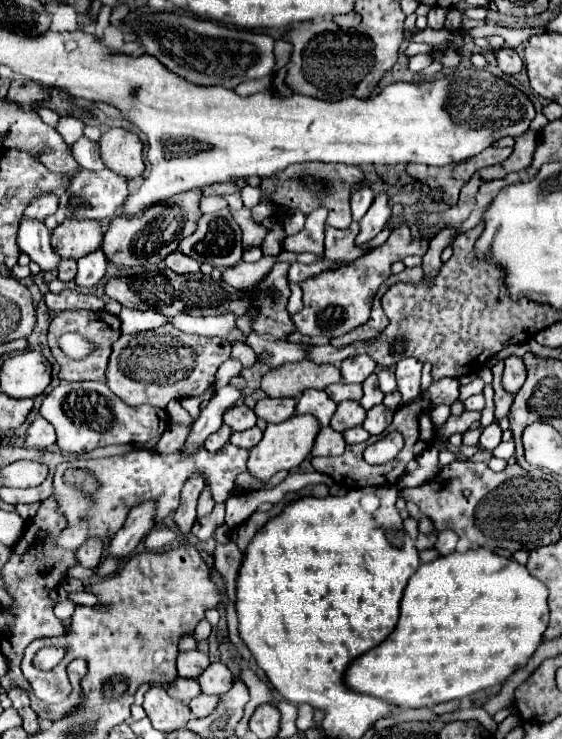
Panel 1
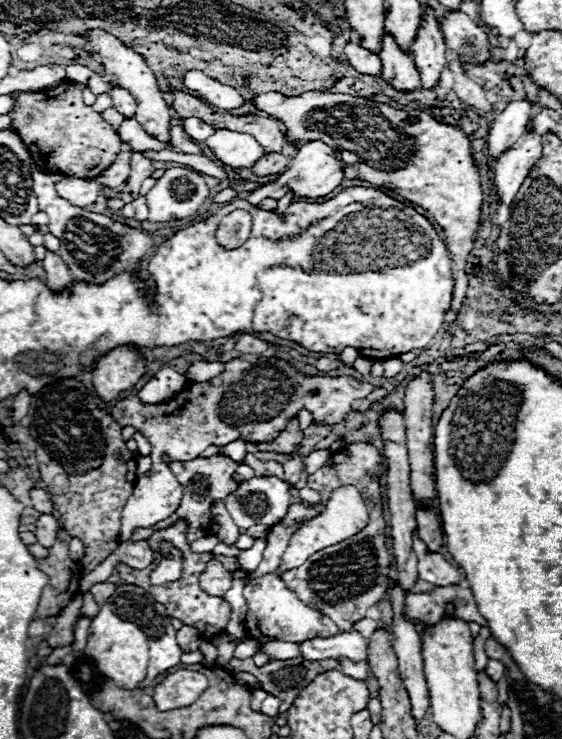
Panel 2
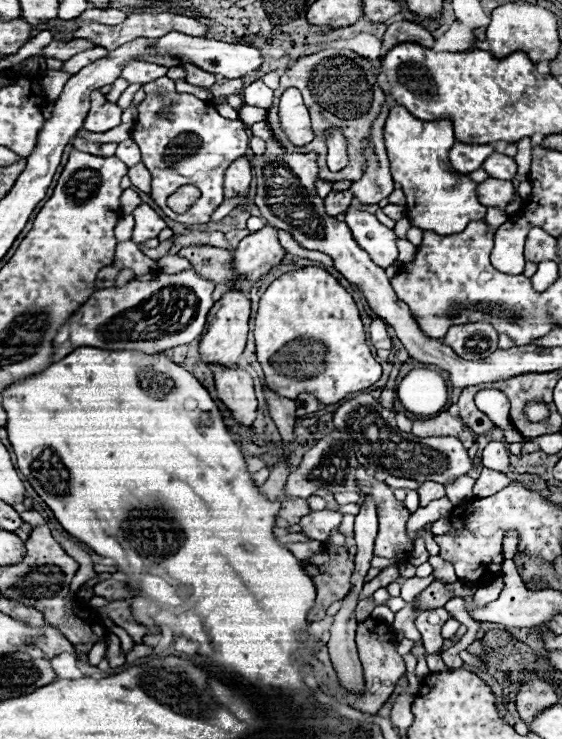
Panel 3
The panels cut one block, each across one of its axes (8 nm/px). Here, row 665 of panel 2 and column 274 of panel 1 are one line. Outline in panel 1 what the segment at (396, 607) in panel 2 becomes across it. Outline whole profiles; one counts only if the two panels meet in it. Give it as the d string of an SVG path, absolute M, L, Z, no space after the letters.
M266 396L254 406L256 416L266 422L284 422L294 414L294 410L296 410L294 398L268 398Z

